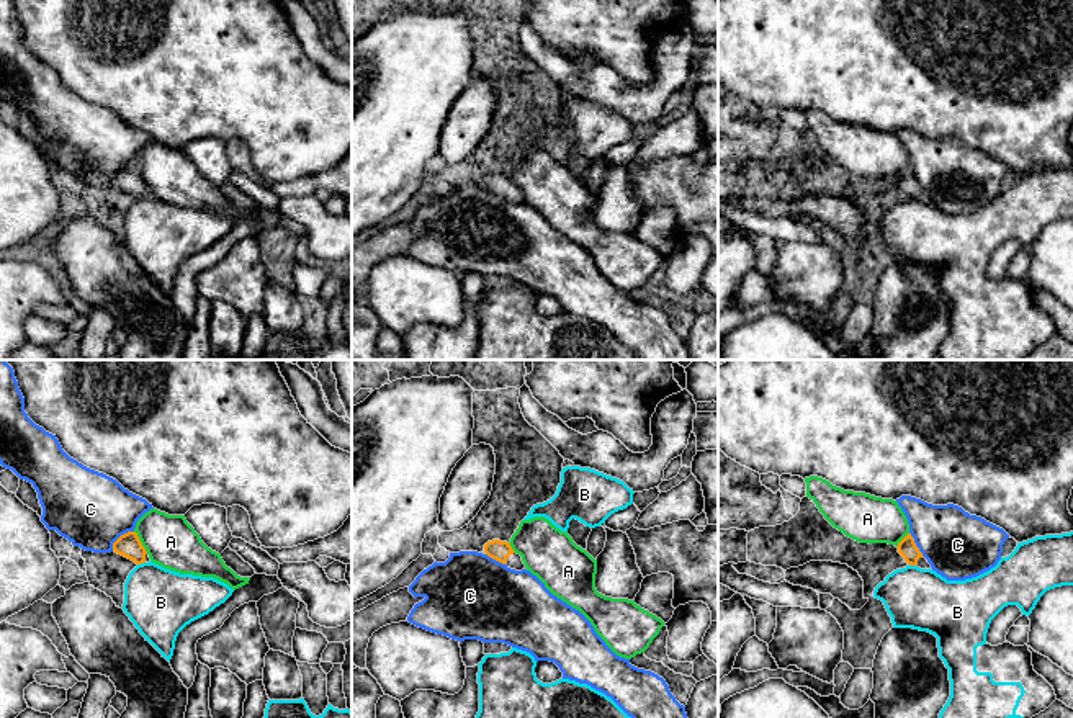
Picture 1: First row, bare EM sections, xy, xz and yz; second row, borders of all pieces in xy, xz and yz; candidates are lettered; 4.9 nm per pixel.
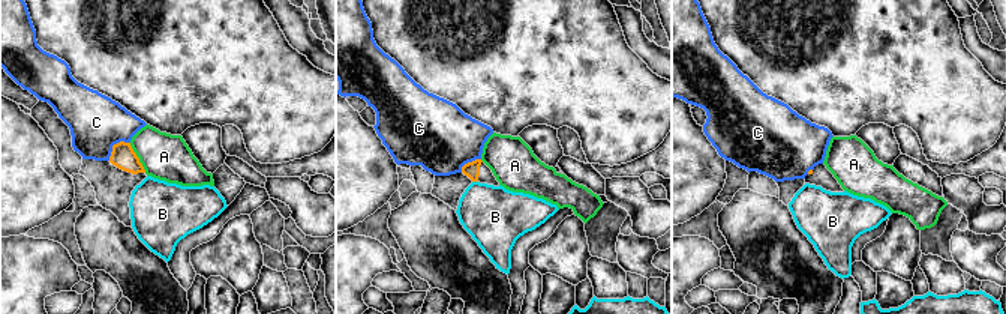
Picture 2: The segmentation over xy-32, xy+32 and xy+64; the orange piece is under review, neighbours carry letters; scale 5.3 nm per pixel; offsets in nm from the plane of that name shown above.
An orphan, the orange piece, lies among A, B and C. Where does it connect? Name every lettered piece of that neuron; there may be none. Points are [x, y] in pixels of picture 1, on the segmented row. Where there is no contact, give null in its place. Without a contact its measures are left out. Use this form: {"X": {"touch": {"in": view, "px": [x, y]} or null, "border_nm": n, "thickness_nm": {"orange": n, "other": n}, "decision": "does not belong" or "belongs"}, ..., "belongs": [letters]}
{"A": {"touch": {"in": "xy", "px": [139, 542]}, "border_nm": 140, "thickness_nm": {"orange": 120, "other": 260}, "decision": "does not belong"}, "B": {"touch": {"in": "xy", "px": [141, 563]}, "border_nm": 40, "thickness_nm": {"orange": 120, "other": 340}, "decision": "does not belong"}, "C": {"touch": {"in": "xy", "px": [120, 537]}, "border_nm": 150, "thickness_nm": {"orange": 120, "other": 380}, "decision": "does not belong"}, "belongs": []}

